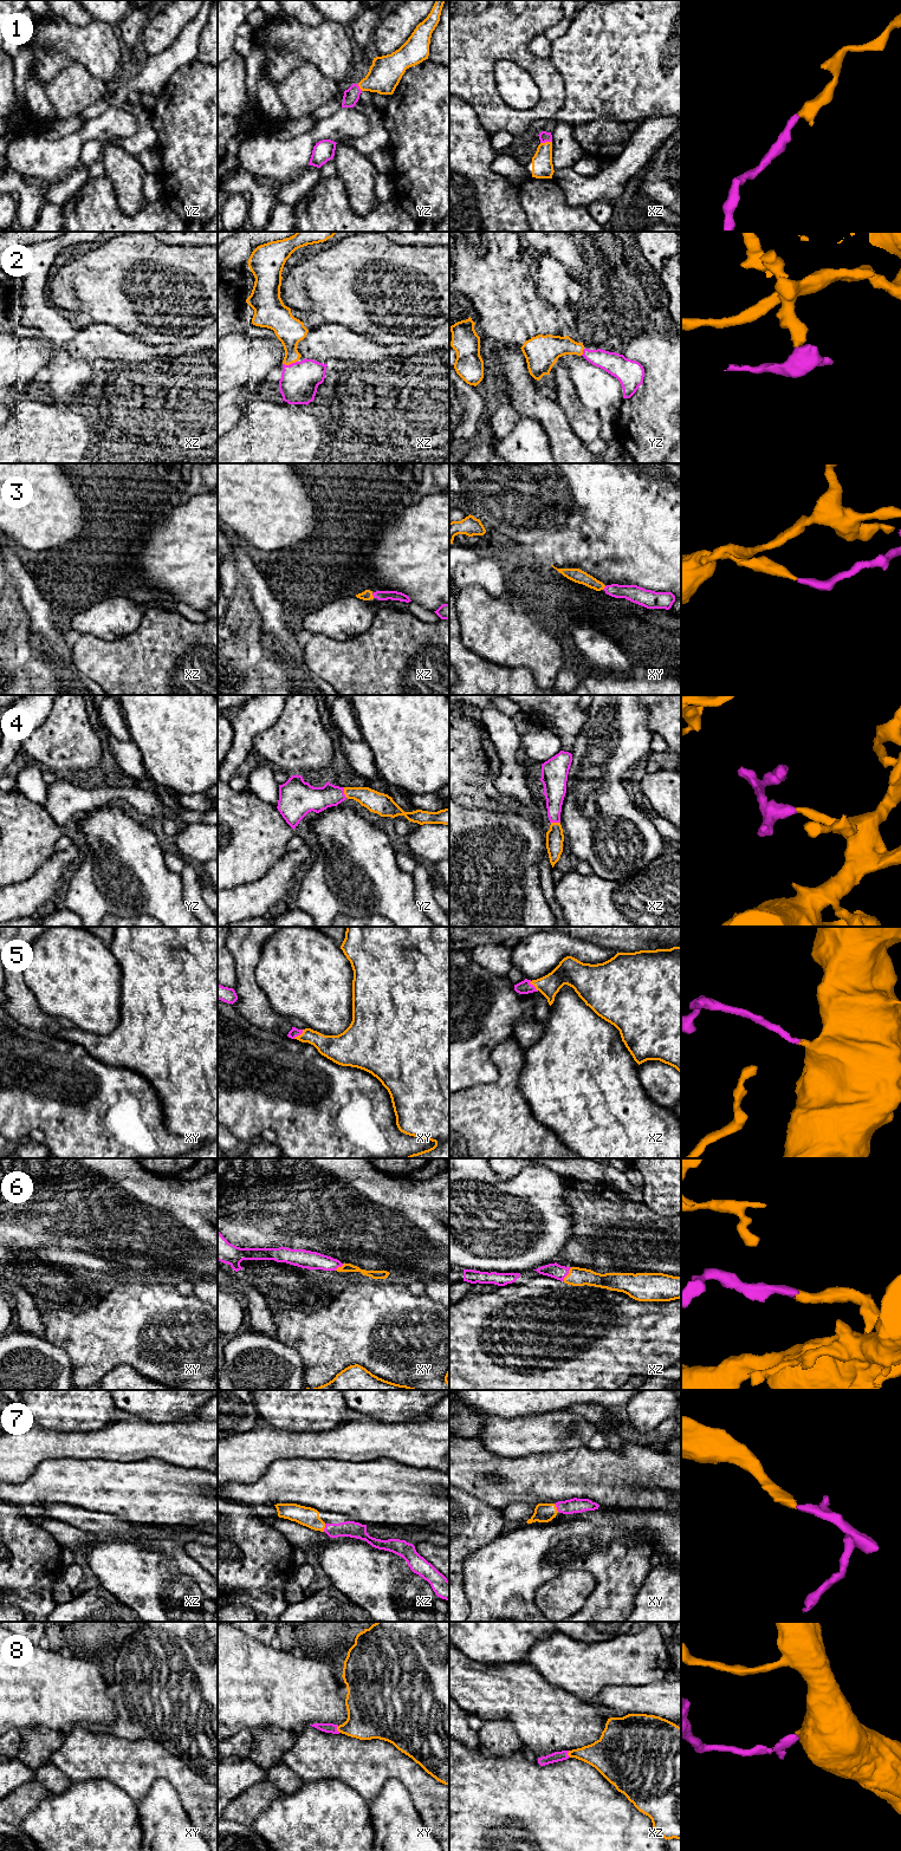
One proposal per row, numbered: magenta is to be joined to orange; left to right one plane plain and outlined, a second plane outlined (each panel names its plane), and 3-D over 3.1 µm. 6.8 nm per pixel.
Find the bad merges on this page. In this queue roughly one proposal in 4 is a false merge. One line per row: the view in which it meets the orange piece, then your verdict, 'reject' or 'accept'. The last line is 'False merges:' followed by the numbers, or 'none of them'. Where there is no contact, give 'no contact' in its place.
1: contact in xz; accept
2: contact in xz; accept
3: contact in xz; accept
4: contact in yz; accept
5: contact in xy; accept
6: contact in xz; accept
7: contact in xz; accept
8: contact in xy; accept
False merges: none of them

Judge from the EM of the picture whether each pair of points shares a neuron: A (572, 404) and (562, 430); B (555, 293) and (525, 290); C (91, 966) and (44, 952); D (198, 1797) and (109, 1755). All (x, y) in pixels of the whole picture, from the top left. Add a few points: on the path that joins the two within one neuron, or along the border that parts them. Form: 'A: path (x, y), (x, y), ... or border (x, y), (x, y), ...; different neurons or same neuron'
A: border (556, 402), (563, 410), (572, 432), (582, 442); different neurons
B: border (535, 283), (537, 293), (557, 309); different neurons
C: path (79, 966), (67, 966), (56, 959); same neuron
D: path (175, 1774), (161, 1762), (131, 1762); same neuron

